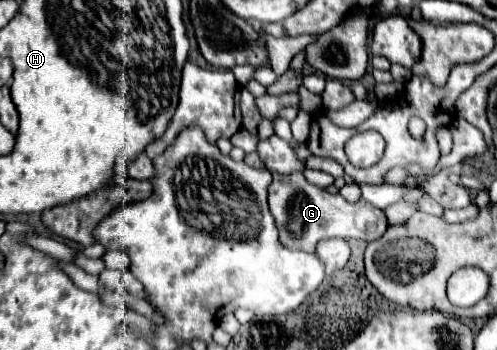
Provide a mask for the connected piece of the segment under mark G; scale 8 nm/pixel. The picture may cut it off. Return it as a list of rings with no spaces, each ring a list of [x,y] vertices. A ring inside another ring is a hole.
[[[302,171],[291,173],[291,175],[273,173],[273,181],[269,187],[269,209],[279,229],[279,241],[285,247],[307,251],[307,253],[313,253],[315,245],[321,239],[331,239],[331,237],[375,241],[385,233],[389,225],[387,215],[381,209],[375,209],[365,199],[357,203],[349,203],[341,195],[331,195],[325,189],[319,189],[307,183]],[[279,191],[281,191],[281,197],[279,197]]]

